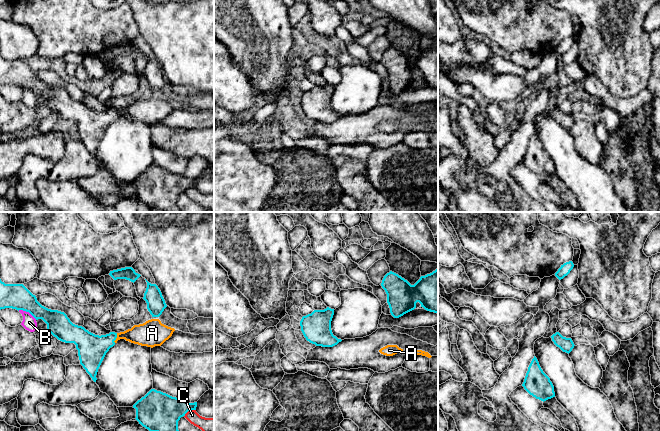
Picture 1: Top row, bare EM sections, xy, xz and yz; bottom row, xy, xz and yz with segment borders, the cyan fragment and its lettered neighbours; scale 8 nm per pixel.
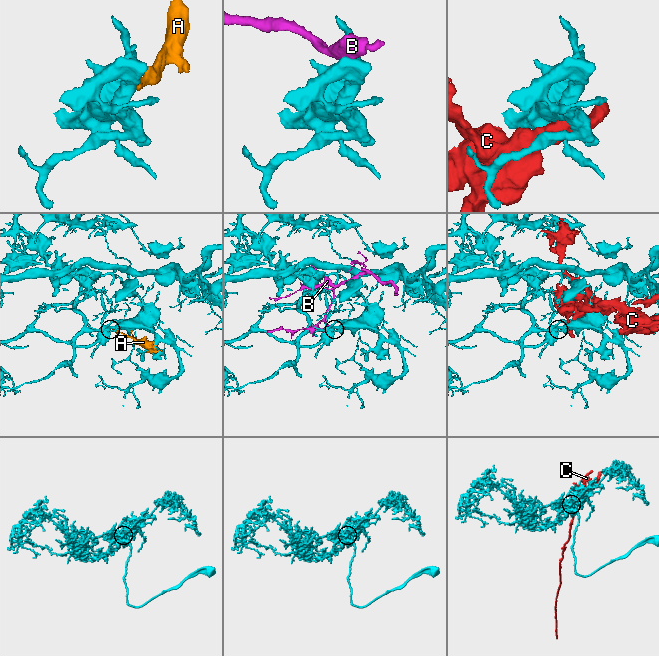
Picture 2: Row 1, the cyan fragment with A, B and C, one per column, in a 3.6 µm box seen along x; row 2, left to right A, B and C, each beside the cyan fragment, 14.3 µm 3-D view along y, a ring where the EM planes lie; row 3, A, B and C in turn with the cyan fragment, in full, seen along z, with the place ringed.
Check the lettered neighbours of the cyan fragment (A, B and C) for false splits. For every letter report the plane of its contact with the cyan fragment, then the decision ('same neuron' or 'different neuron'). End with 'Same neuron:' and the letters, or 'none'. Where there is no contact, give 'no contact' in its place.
A: meets cyan in xy; same neuron
B: meets cyan in xy; different neuron
C: meets cyan in xy; different neuron
Same neuron: A

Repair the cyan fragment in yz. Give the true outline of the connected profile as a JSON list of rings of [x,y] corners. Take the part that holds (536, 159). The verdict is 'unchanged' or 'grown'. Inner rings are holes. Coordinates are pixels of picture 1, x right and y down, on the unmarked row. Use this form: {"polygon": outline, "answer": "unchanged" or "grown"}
{"polygon": [[[535,132],[528,143],[522,162],[530,171],[543,178],[555,173],[554,162]]], "answer": "unchanged"}

